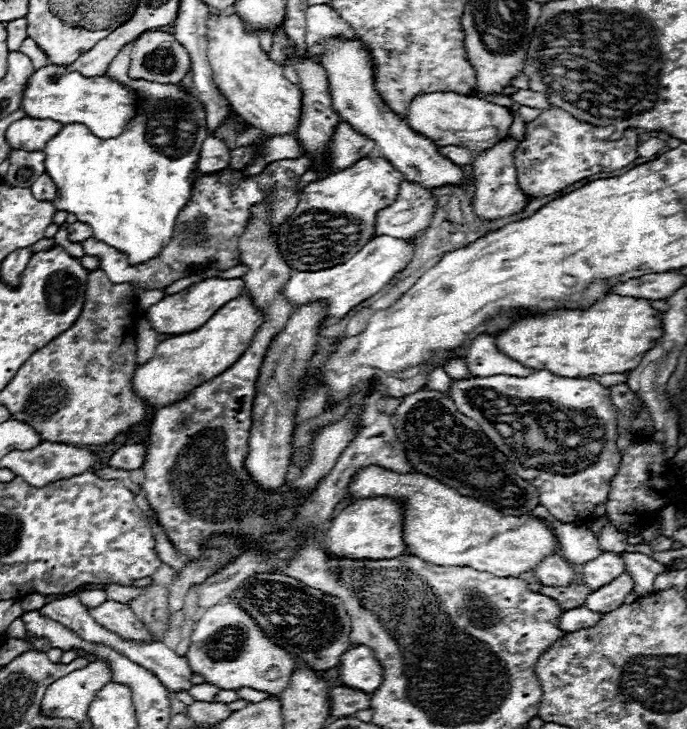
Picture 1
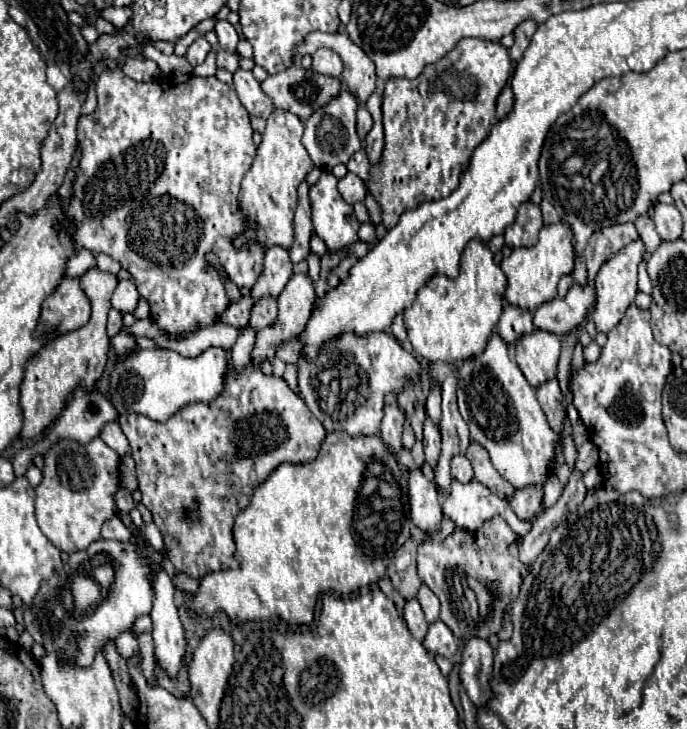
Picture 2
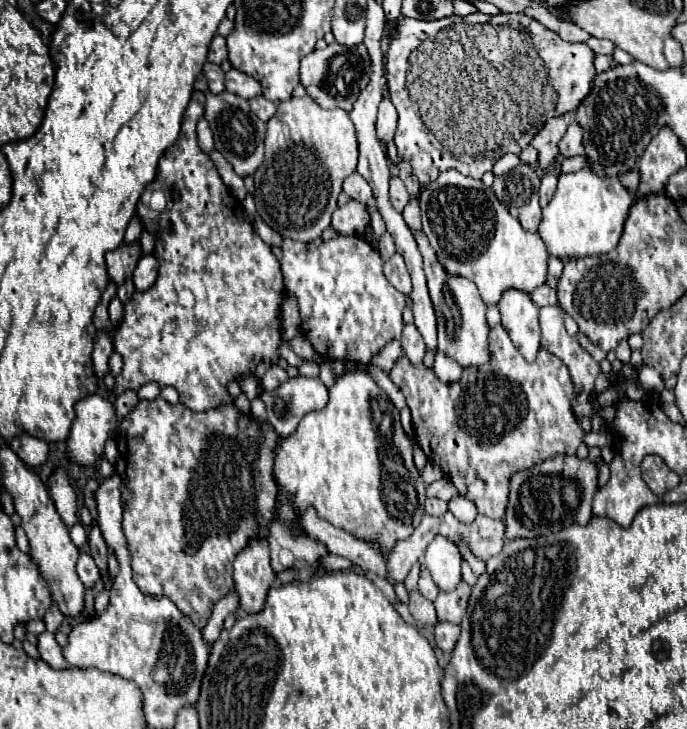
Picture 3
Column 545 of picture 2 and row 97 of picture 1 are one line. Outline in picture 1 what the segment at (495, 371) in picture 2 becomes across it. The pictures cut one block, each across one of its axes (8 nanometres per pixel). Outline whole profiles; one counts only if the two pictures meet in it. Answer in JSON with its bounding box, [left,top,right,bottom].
[404,92,512,154]

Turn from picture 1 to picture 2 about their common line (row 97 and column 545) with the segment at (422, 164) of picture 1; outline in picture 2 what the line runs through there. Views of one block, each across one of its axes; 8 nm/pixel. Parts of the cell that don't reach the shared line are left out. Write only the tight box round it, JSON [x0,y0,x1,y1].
[516,328,562,388]

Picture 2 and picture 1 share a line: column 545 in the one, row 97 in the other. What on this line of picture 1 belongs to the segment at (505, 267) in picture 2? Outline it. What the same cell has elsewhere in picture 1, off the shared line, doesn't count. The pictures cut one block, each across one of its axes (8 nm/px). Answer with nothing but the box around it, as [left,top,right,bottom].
[208,14,302,136]

